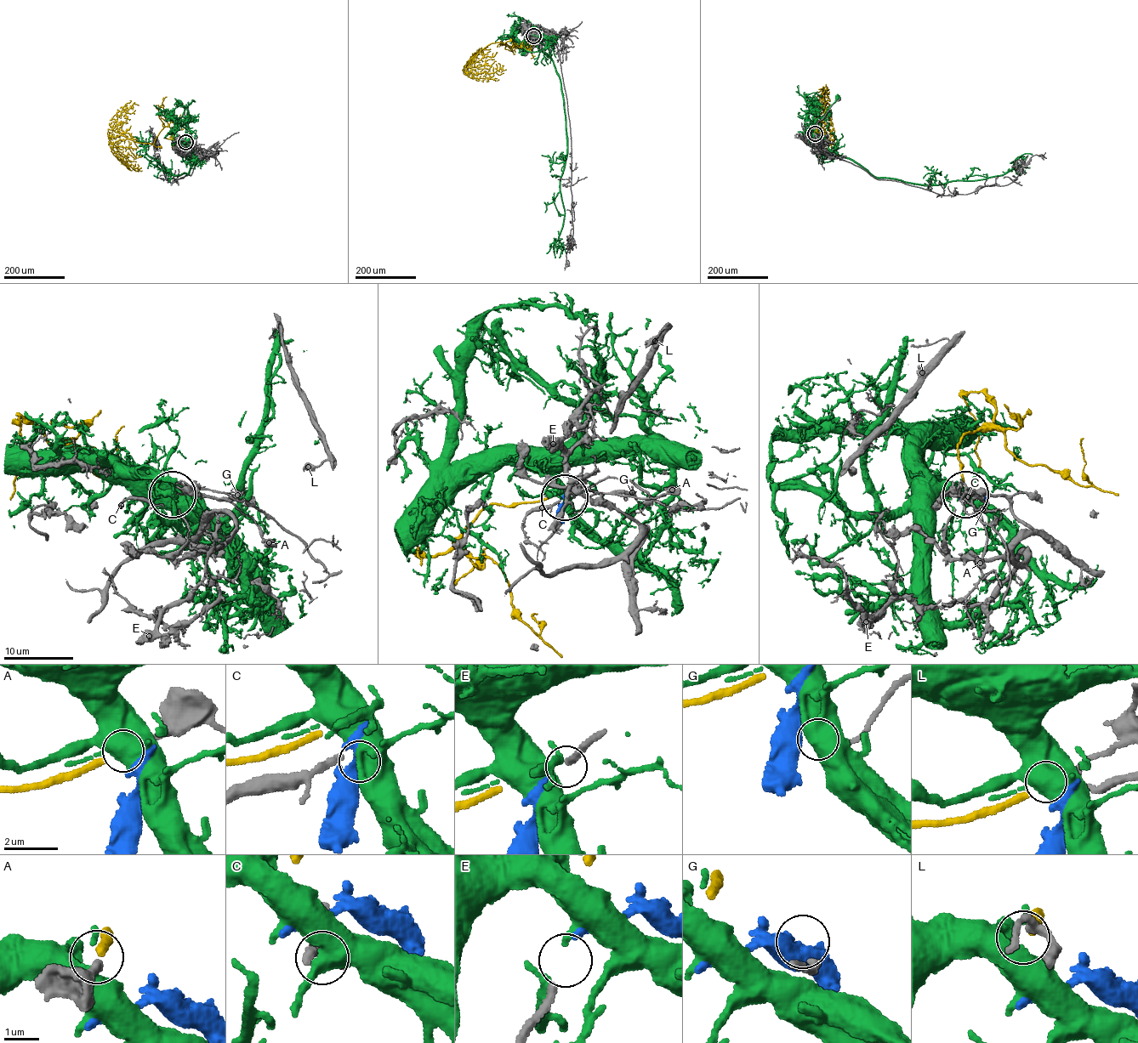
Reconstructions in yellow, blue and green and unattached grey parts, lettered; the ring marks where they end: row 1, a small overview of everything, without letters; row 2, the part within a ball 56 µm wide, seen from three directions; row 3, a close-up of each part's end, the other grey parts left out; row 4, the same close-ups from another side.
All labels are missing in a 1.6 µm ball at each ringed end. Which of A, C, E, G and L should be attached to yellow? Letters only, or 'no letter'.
A

